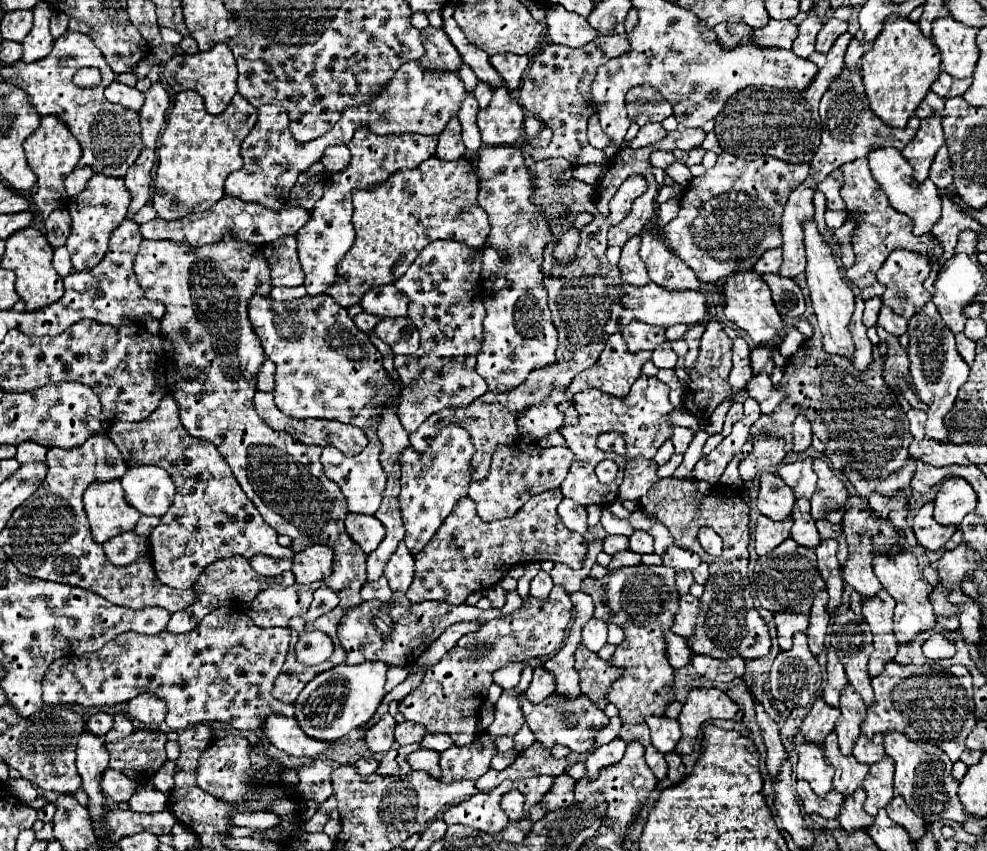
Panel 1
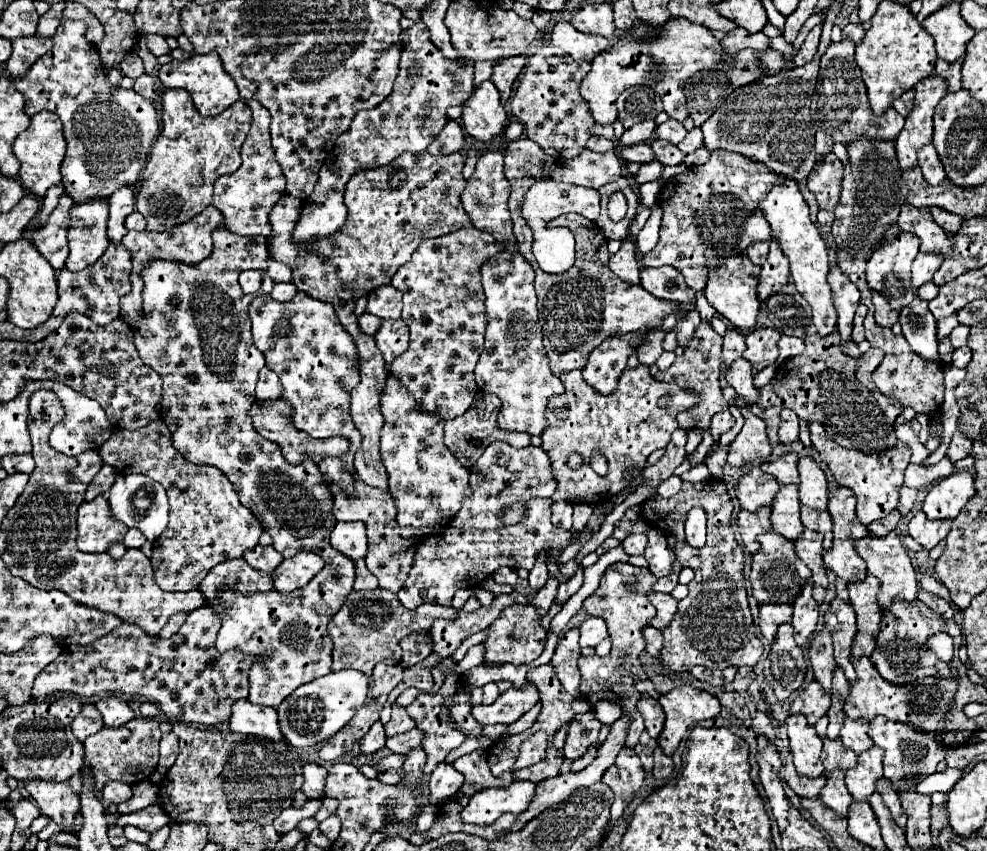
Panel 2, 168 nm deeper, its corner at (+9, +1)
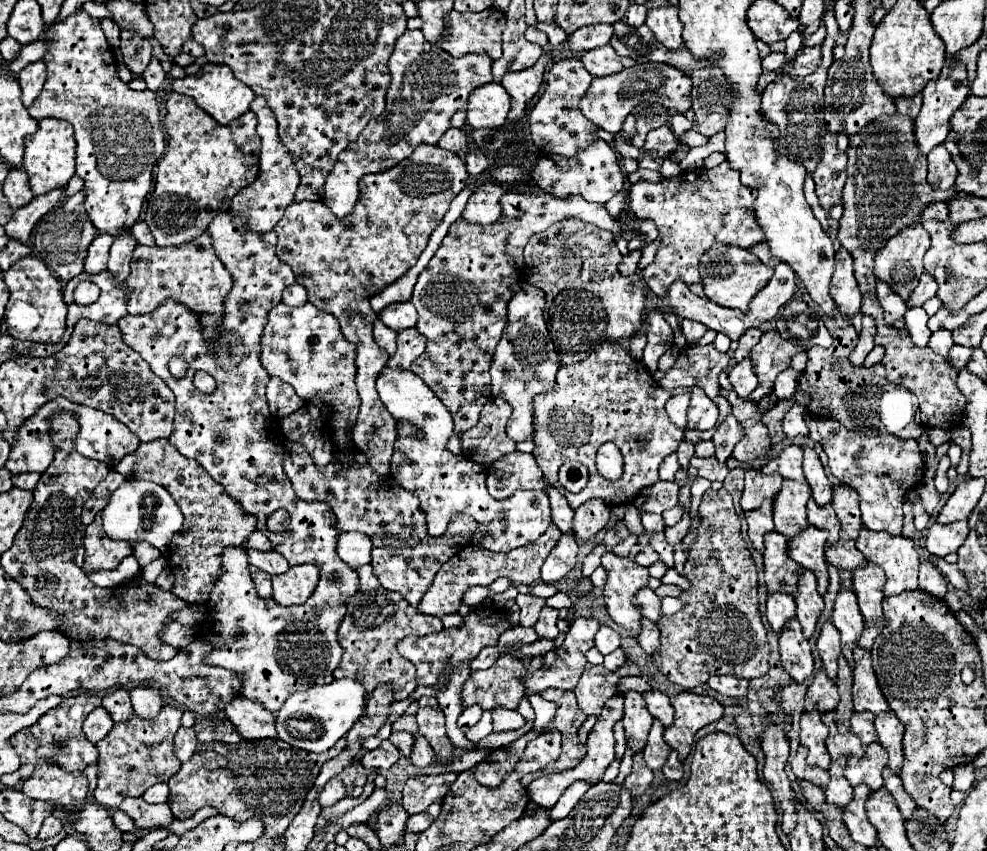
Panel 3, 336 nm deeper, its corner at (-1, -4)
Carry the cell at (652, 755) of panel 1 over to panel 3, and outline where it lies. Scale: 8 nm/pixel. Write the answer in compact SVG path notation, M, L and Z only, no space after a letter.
M653 721L653 727L651 727L651 731L649 731L649 741L647 741L645 749L643 749L645 765L647 765L649 769L653 769L653 771L661 769L661 767L665 765L669 753L671 753L669 745L667 745L665 739L663 739L663 731L665 731L665 727L663 727L659 721Z

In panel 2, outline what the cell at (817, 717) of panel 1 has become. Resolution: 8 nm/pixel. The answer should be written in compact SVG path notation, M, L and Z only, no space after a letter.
M809 682L801 692L801 700L803 700L801 712L807 716L809 724L813 726L821 716L827 714L831 696L821 688L819 682Z

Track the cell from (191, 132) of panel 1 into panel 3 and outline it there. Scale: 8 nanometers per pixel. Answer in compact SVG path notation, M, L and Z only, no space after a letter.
M171 93L163 123L169 151L157 165L153 201L145 213L145 223L159 247L197 239L215 215L227 211L231 197L257 177L261 147L255 131L257 115L253 115L253 111L247 111L229 125L219 125L211 115L199 109L191 97Z

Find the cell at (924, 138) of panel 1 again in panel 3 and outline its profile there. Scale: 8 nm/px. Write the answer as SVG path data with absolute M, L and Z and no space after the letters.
M947 59L943 65L943 71L939 75L937 81L931 81L923 91L923 107L915 119L915 141L917 141L917 149L921 155L927 155L933 147L941 145L949 133L949 119L951 115L961 107L961 103L967 99L969 95L969 87L965 85L967 79L967 71L965 65L959 61L951 61Z

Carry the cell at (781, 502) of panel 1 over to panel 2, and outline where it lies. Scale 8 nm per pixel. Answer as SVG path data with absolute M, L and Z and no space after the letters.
M751 468L739 478L735 488L741 508L755 512L759 506L771 506L775 494L779 492L779 482L769 474L763 474L761 468Z

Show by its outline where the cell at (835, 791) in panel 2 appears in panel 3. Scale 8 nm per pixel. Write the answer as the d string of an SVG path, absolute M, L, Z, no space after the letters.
M841 757L841 759L833 761L829 767L831 781L825 789L825 797L827 797L827 803L833 803L837 807L847 807L853 801L853 787L849 785L849 781L843 775L845 765L847 765L847 759Z

